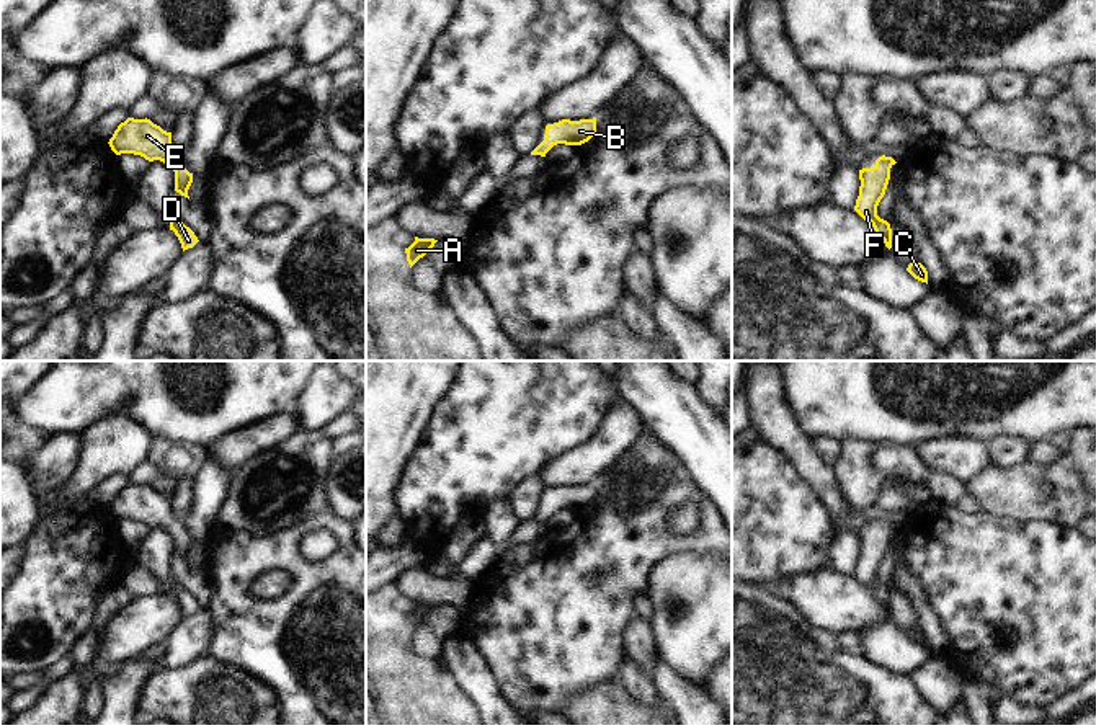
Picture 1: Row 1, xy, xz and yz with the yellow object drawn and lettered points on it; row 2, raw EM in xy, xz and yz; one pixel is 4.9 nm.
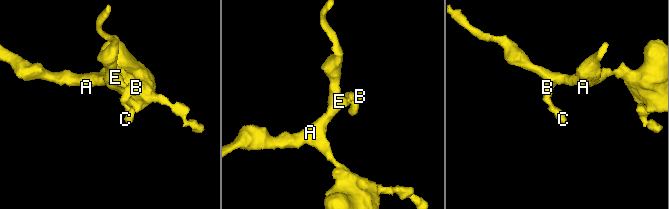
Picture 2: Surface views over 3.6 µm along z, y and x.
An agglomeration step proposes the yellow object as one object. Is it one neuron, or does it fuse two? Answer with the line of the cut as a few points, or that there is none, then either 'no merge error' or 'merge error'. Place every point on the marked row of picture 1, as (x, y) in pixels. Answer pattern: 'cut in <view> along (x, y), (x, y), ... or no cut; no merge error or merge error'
no cut; no merge error

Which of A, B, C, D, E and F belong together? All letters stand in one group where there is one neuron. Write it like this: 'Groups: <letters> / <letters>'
Groups: A B C D E F.

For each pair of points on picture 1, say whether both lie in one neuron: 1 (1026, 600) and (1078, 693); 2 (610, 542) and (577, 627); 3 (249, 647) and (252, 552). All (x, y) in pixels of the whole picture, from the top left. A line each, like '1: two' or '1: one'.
1: two
2: one
3: one

